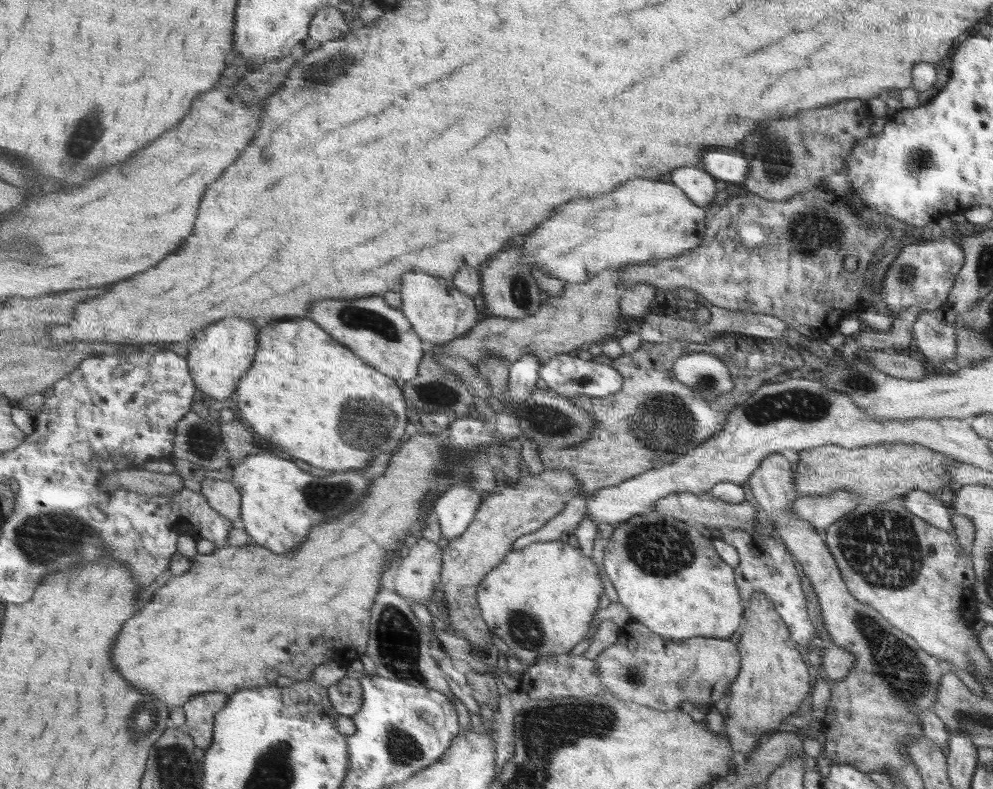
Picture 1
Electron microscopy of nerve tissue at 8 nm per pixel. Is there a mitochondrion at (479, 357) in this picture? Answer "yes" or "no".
no

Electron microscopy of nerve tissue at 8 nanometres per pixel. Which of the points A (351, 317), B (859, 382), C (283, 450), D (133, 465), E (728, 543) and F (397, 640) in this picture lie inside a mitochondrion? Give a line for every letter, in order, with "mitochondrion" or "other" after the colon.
A: mitochondrion
B: mitochondrion
C: other
D: other
E: other
F: mitochondrion

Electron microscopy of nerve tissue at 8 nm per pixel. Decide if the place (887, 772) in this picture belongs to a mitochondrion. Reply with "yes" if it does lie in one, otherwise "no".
no

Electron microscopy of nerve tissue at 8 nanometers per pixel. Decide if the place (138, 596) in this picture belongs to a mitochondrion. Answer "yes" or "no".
no

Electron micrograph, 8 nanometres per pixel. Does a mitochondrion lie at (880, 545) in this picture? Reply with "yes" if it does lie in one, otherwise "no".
yes

